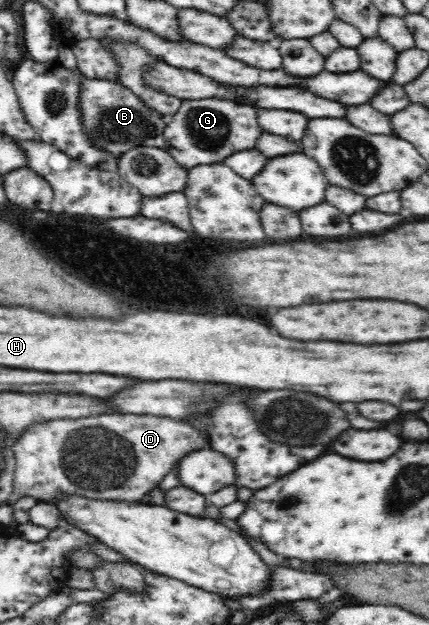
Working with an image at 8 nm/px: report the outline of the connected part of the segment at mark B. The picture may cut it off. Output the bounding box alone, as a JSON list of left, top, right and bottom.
[79,79,172,156]

